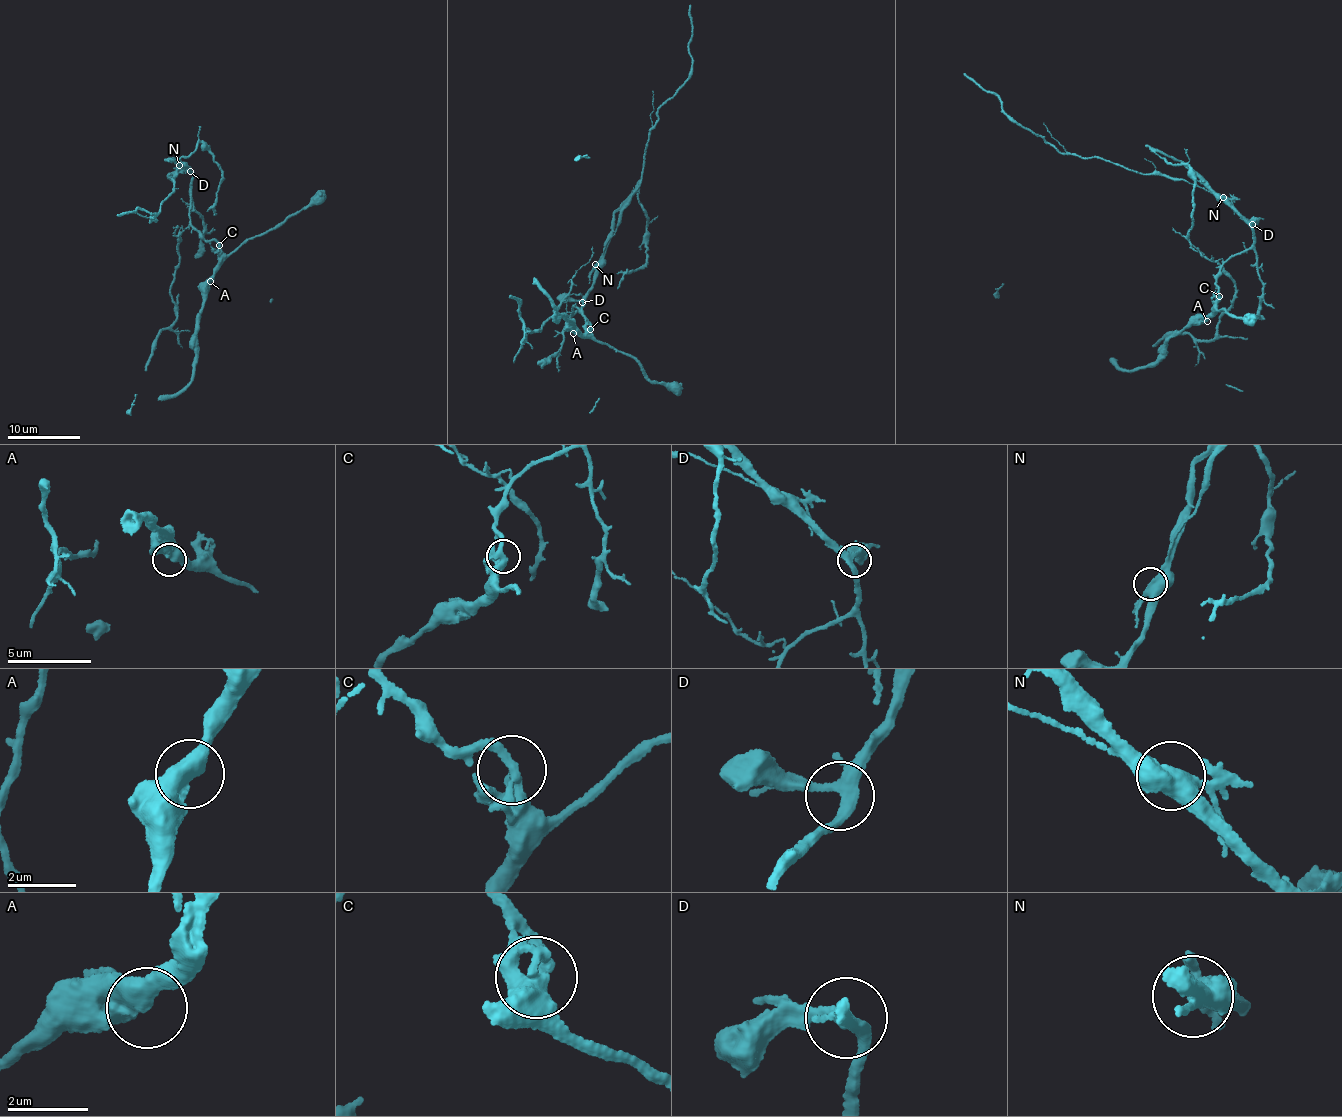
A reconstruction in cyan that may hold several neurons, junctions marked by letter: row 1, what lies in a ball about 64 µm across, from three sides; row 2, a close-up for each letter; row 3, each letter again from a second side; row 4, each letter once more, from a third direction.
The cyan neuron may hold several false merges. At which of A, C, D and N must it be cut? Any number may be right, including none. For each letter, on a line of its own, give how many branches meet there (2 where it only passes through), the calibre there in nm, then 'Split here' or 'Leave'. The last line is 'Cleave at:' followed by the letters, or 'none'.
A: Branches: 2. Thickness 550 nm. Leave
C: Branches: 2. Thickness 360 nm. Split here
D: Branches: 3. Thickness 300 nm. Leave
N: Branches: 3. Thickness 420 nm. Split here
Cleave at: C, N

